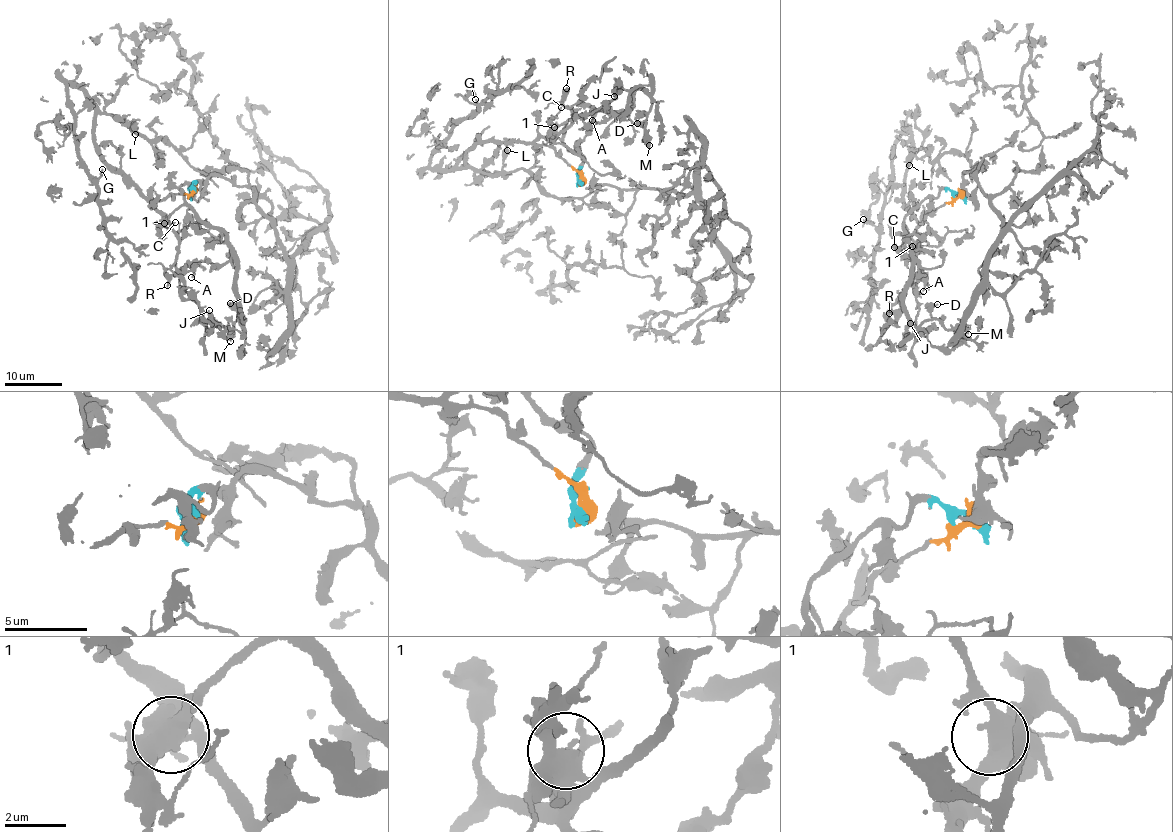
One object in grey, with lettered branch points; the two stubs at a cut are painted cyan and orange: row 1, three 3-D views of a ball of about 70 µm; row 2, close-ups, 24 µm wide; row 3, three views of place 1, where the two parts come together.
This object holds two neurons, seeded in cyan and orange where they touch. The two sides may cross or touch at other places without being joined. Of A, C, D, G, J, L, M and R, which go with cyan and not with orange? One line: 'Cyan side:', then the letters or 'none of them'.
Cyan side: A, C, D, J, M

